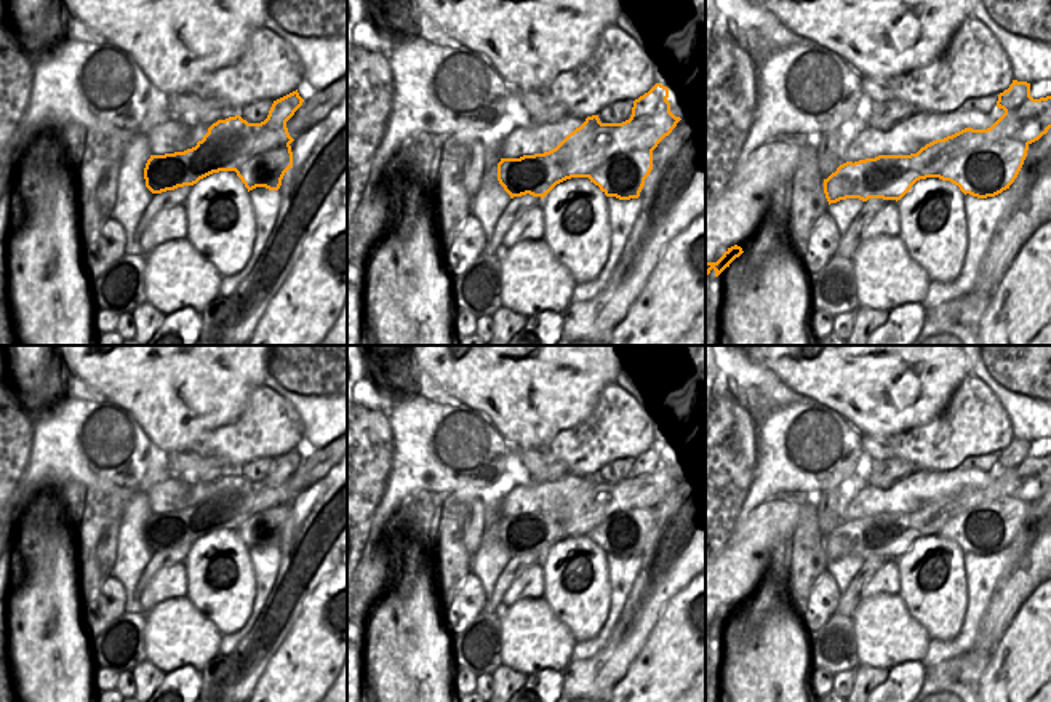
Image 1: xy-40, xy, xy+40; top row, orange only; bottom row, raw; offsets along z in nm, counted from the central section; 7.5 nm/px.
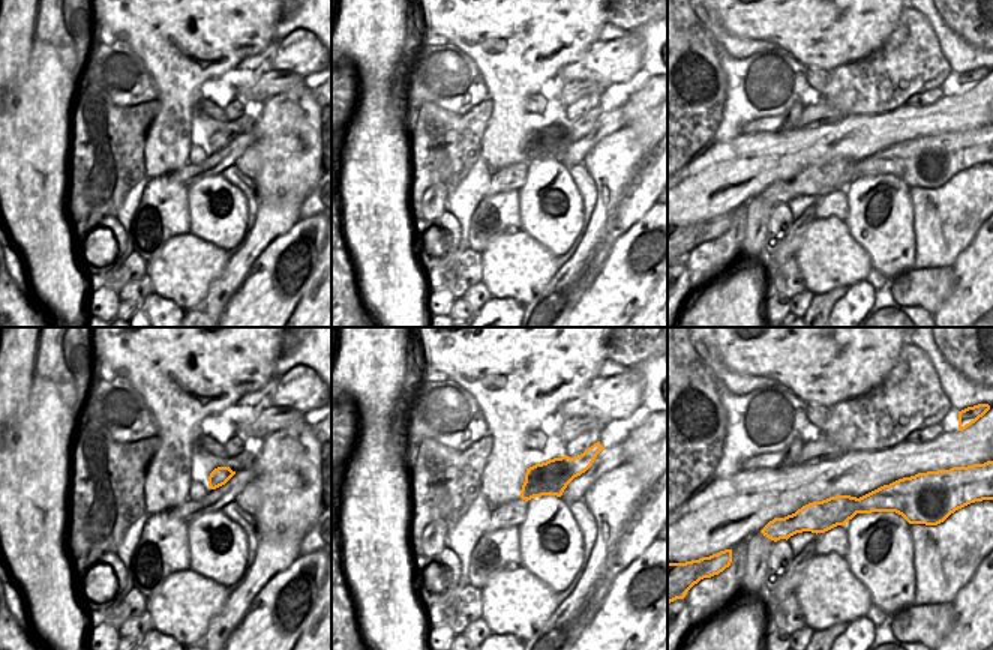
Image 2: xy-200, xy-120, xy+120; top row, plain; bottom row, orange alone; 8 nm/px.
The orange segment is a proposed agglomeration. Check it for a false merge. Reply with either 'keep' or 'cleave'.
cleave

